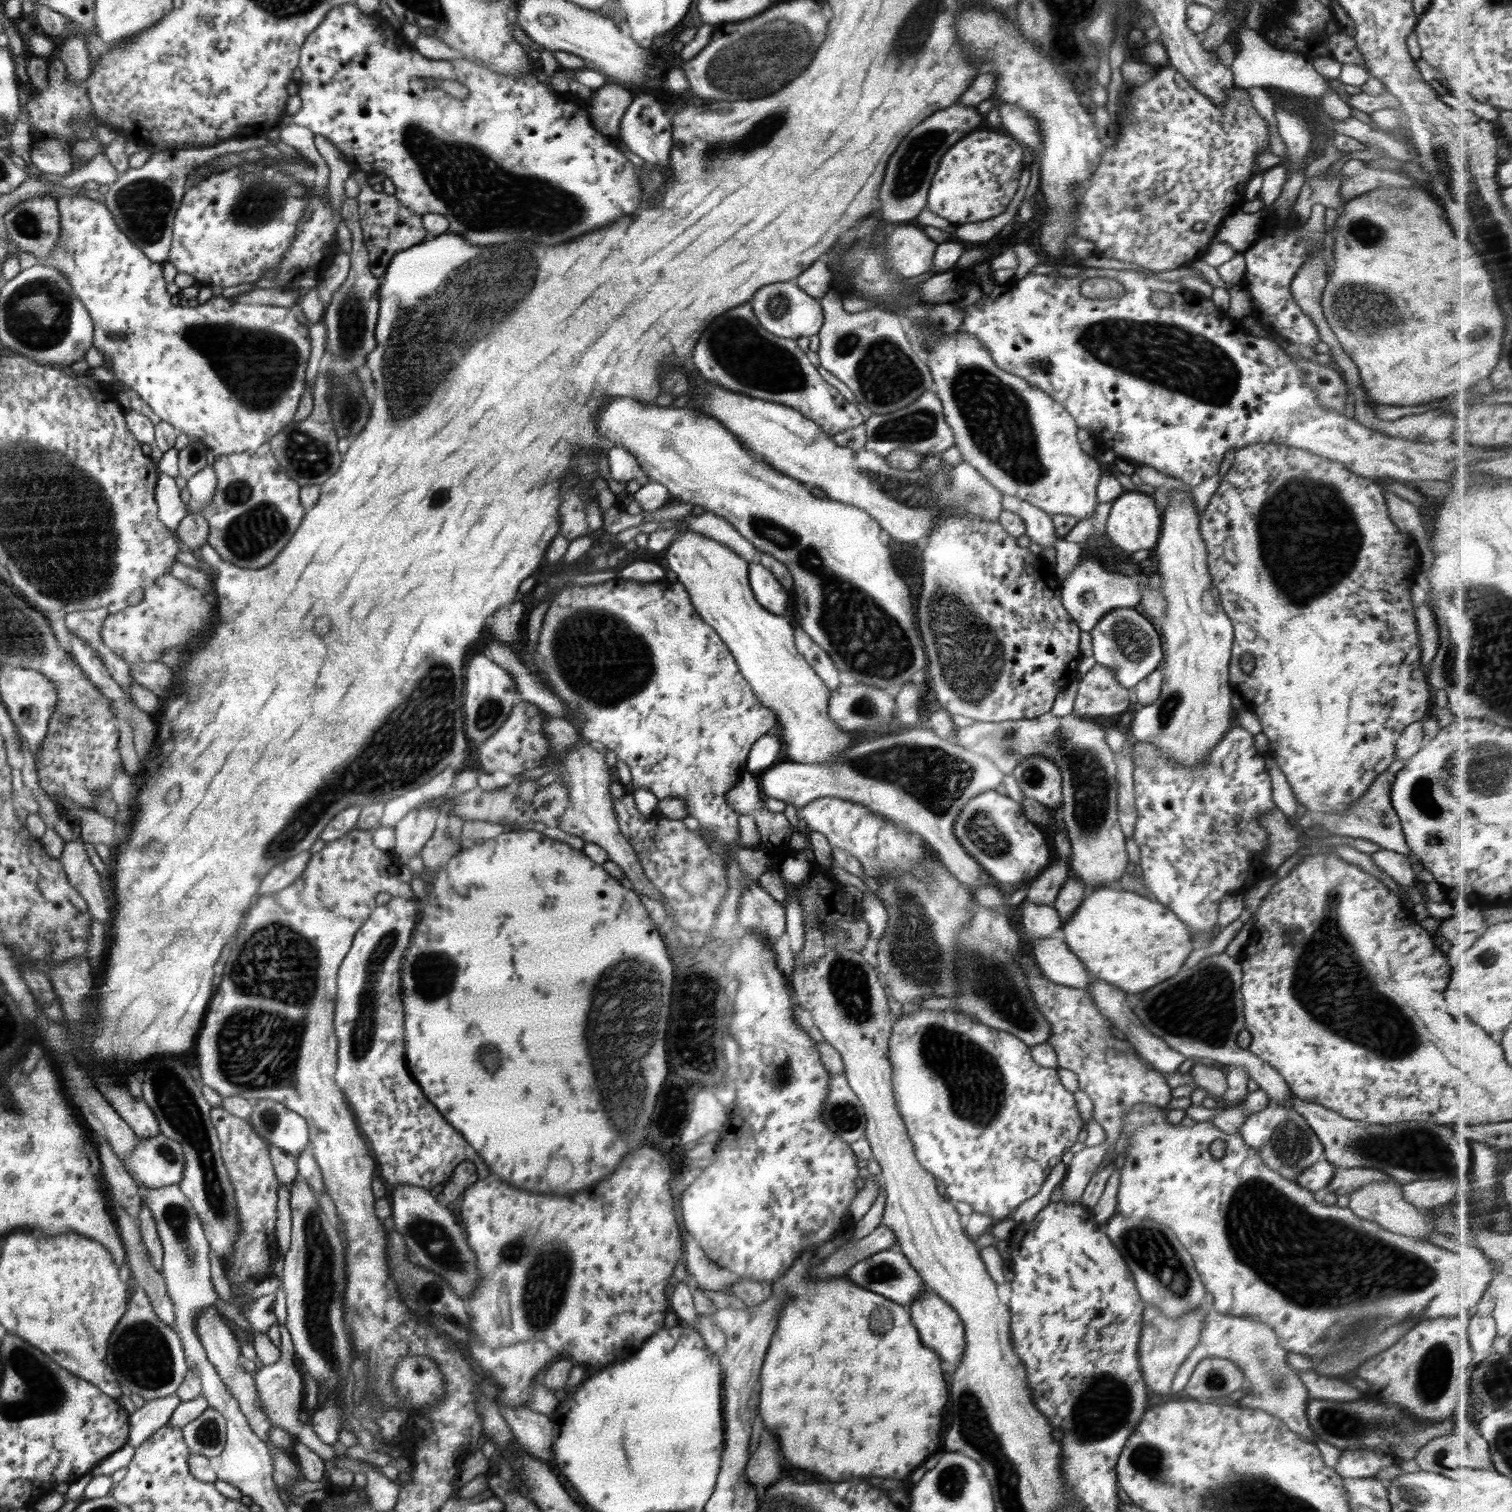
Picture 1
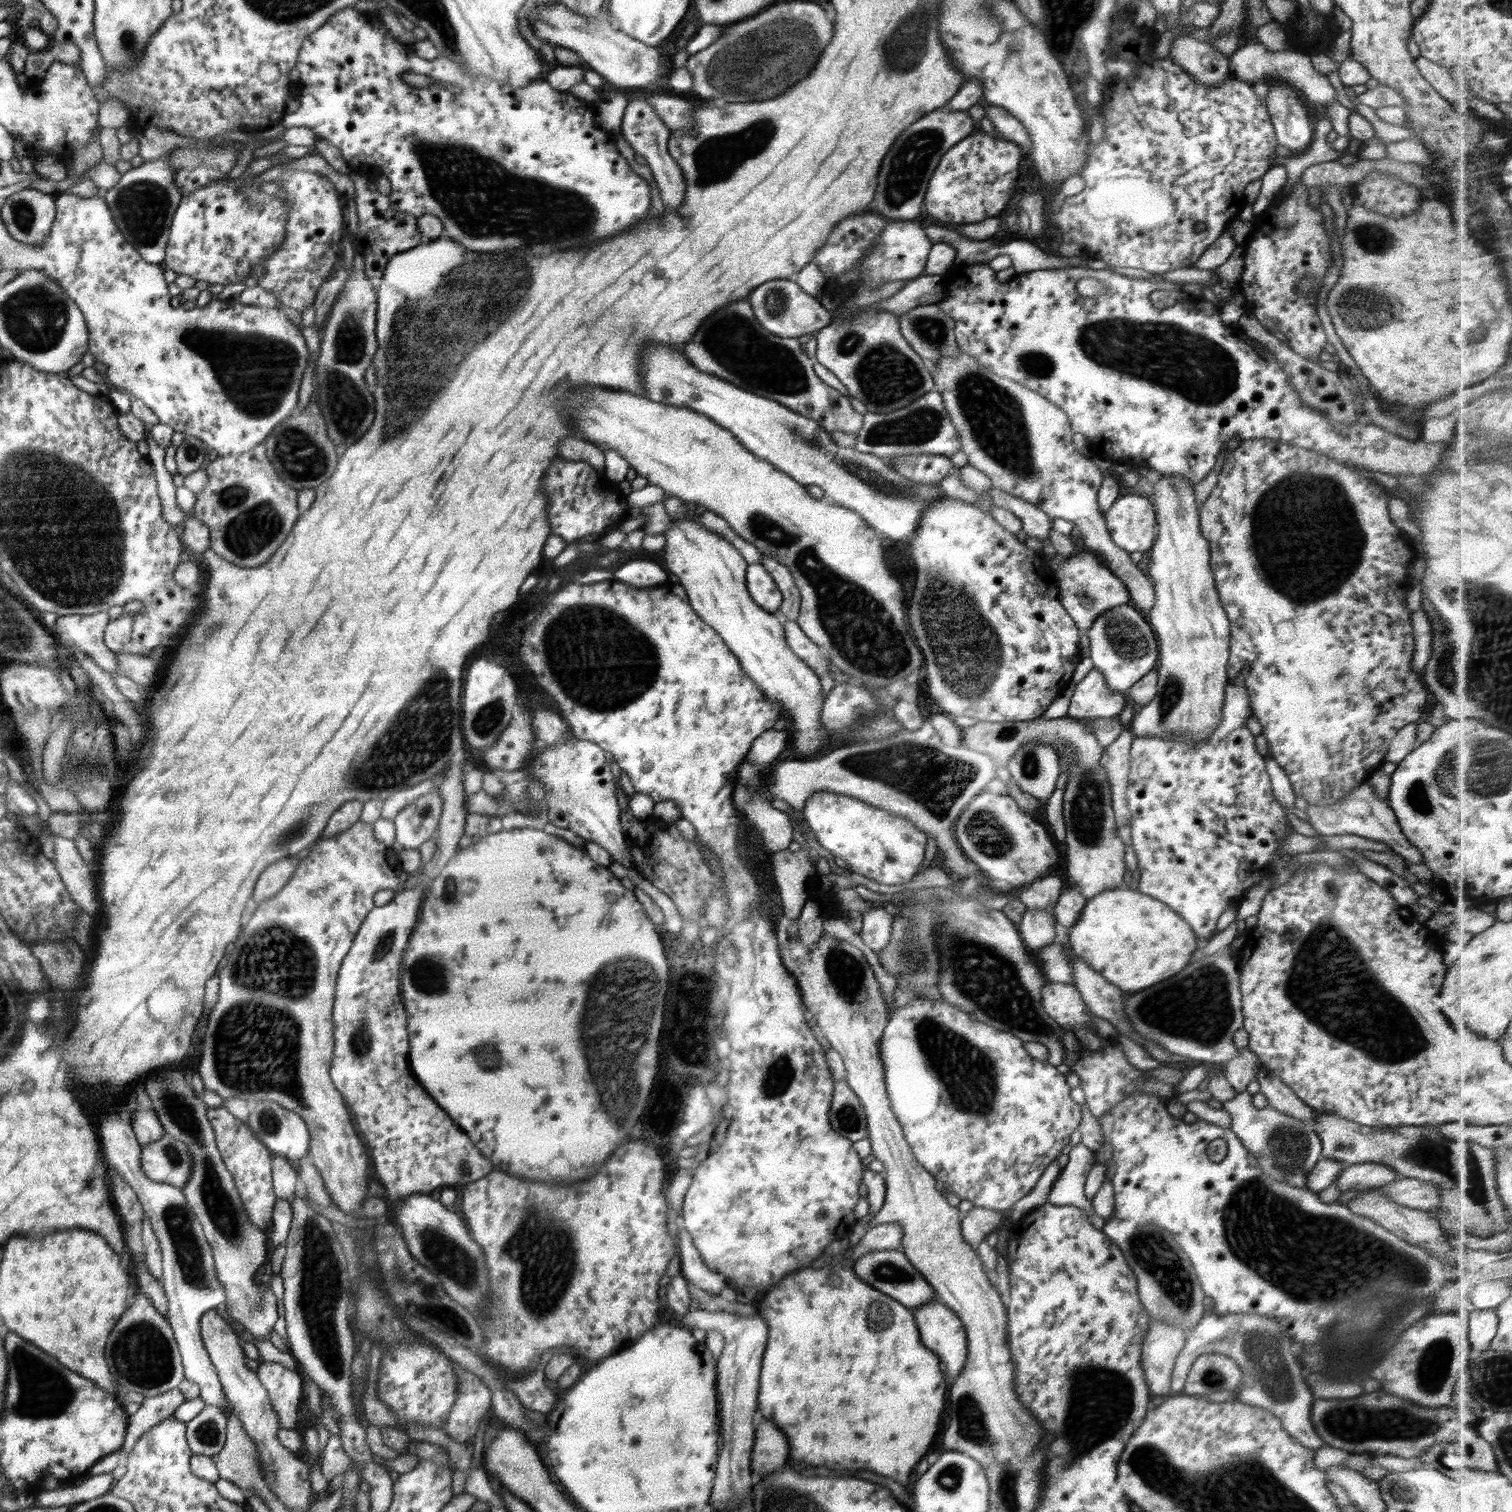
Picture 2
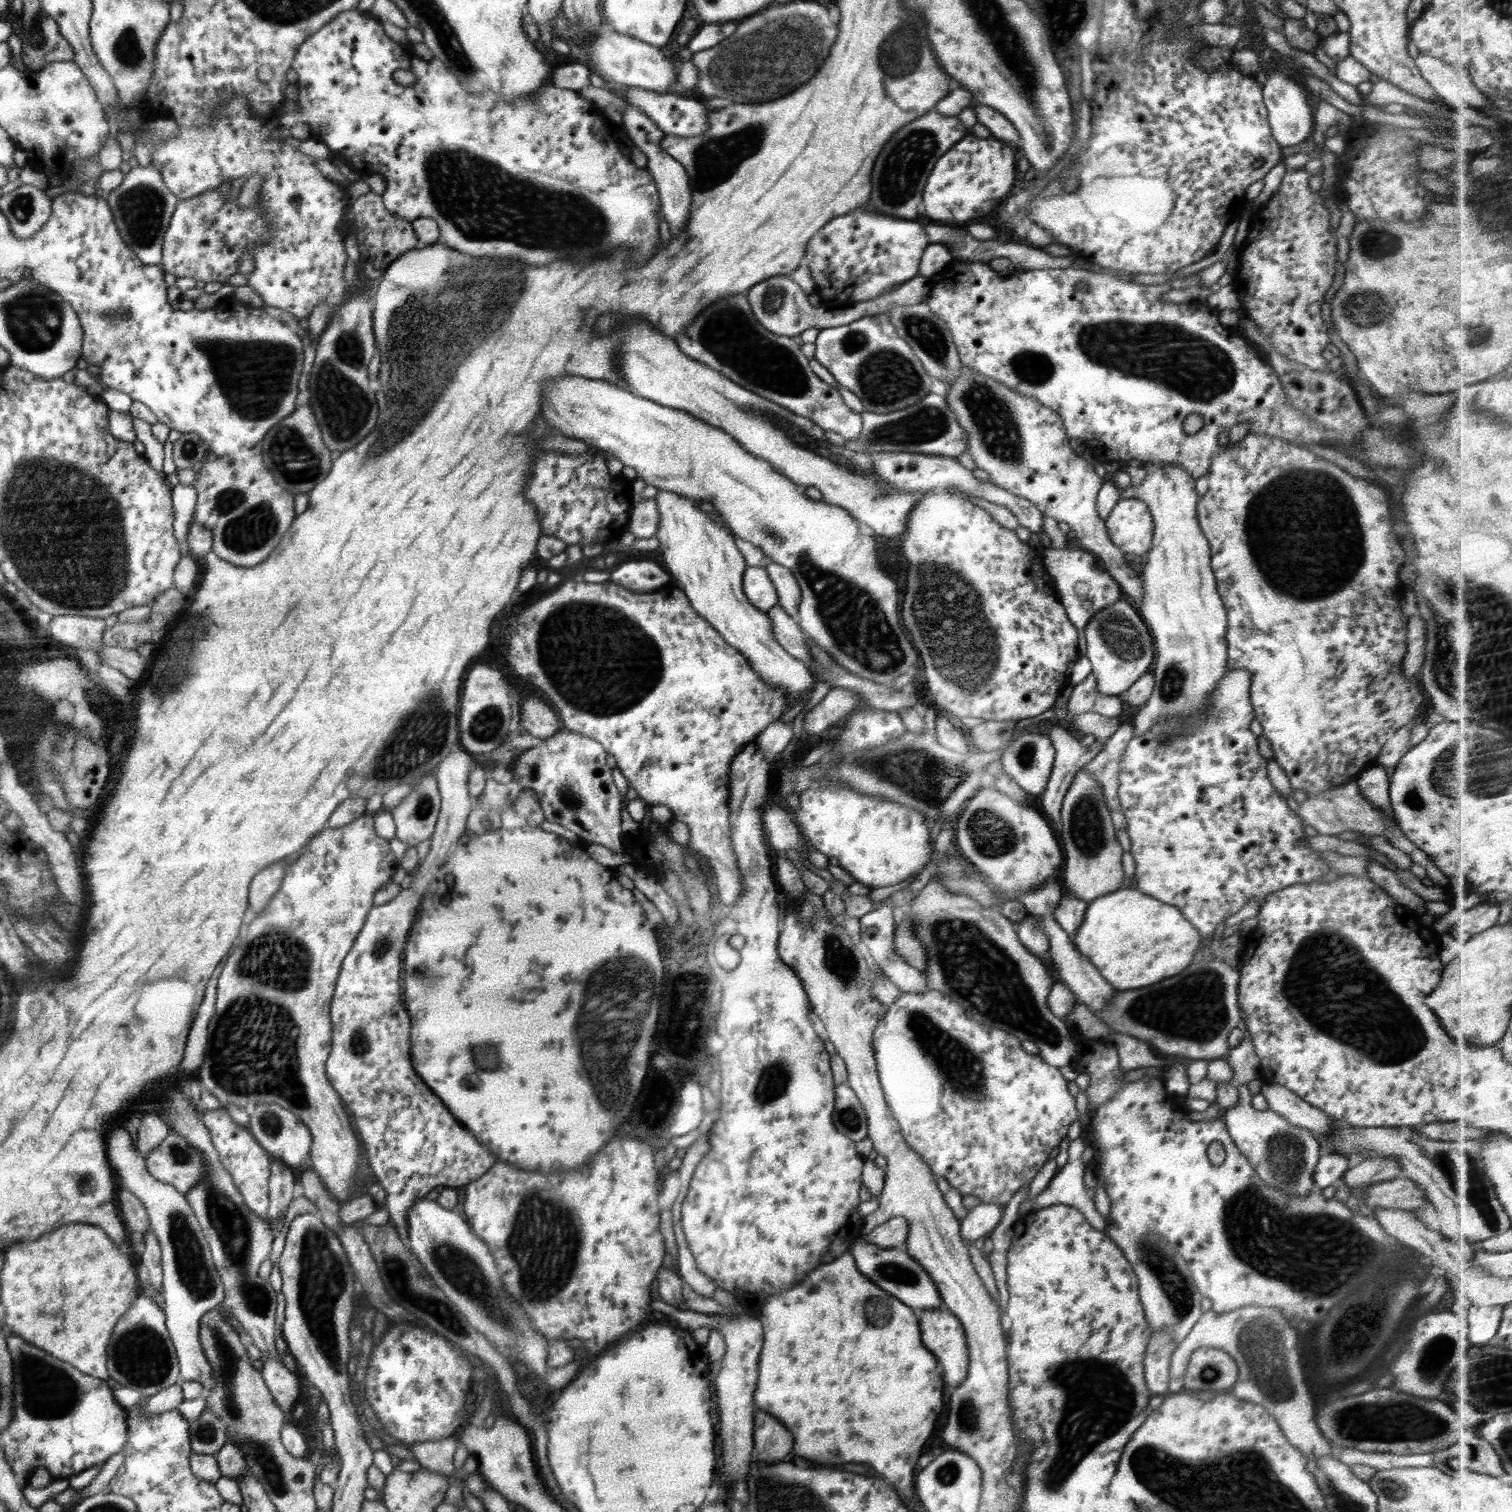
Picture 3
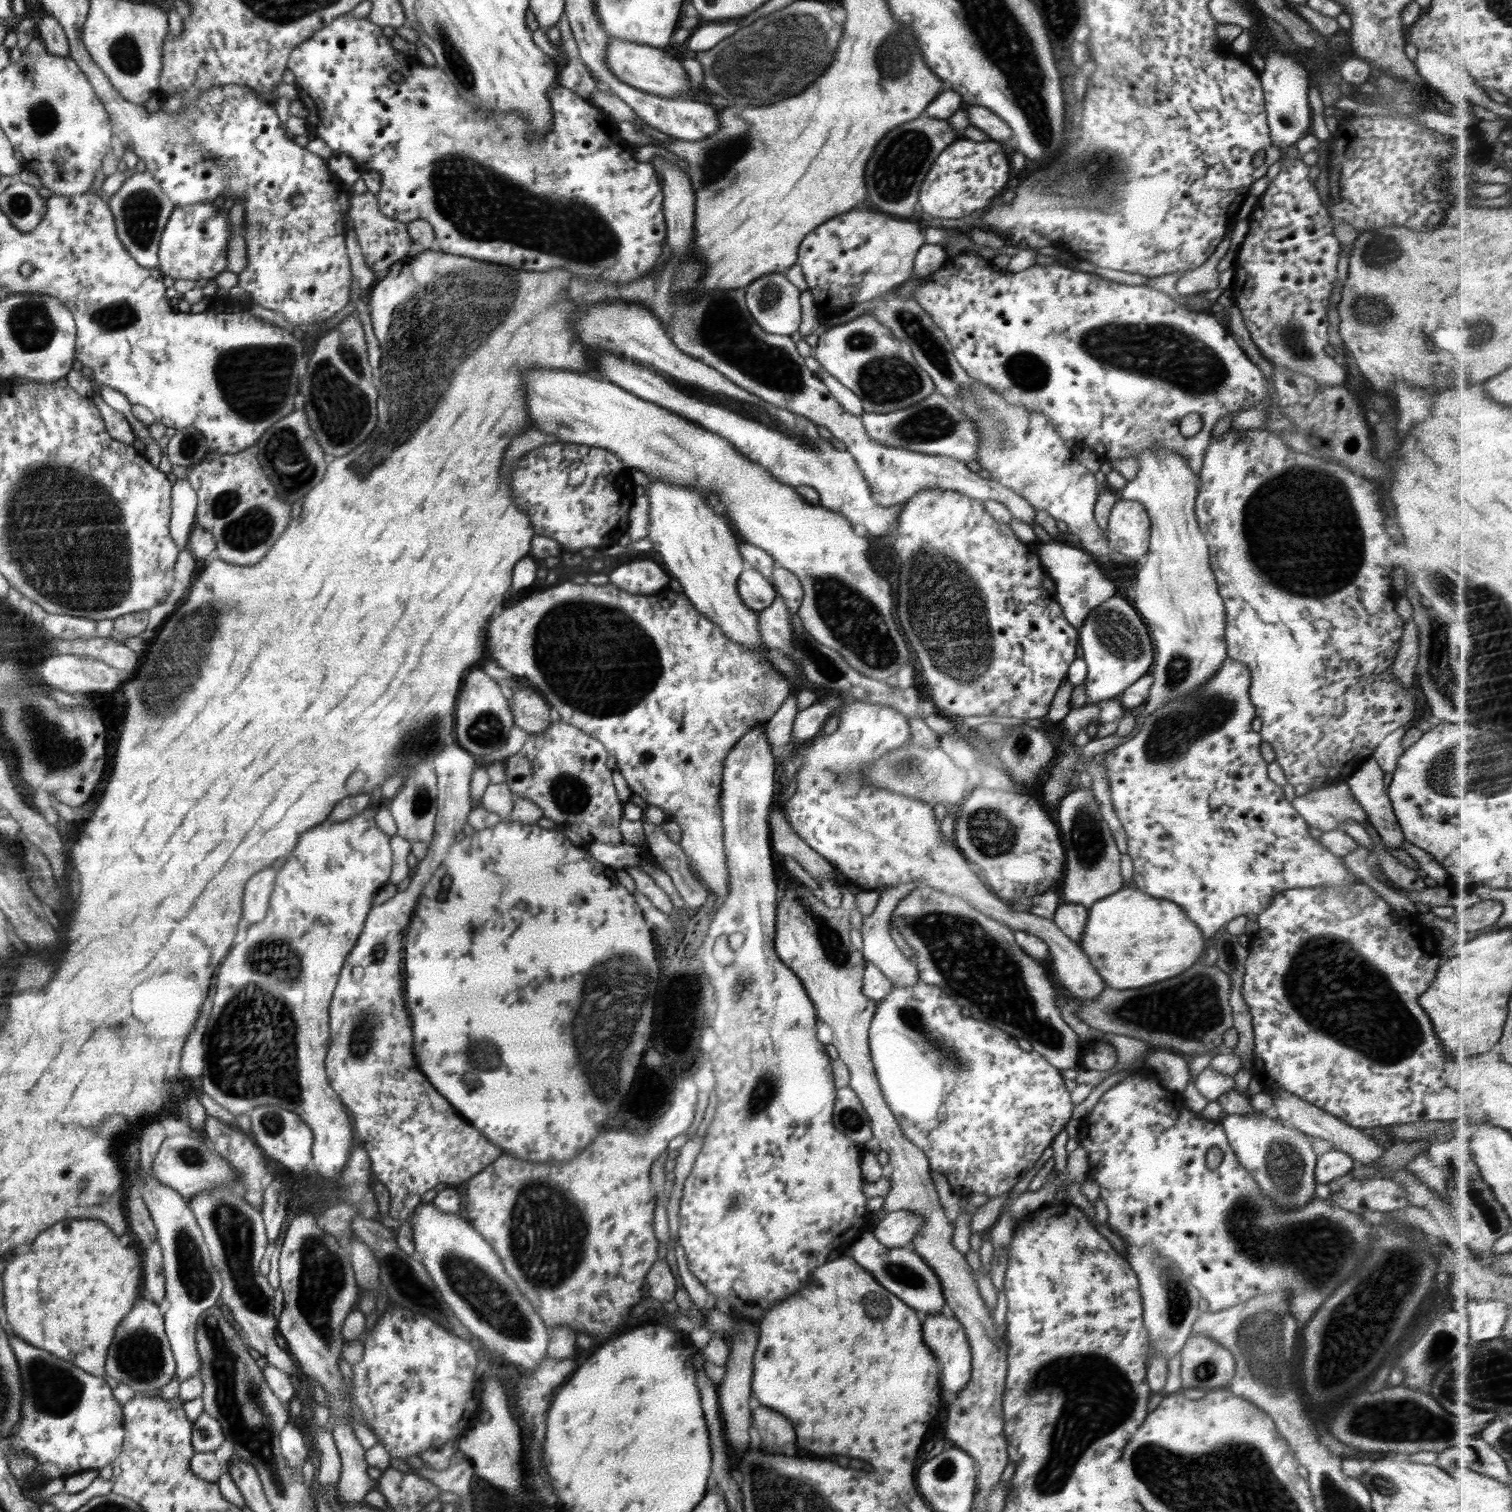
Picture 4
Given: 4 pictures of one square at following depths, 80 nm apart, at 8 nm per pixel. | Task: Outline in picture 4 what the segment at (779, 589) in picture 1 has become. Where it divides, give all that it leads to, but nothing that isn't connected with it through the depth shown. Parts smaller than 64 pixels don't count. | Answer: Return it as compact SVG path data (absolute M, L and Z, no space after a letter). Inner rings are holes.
M744 569L738 581L736 590L742 602L755 613L768 608L775 599L775 588L768 584L766 578L754 569Z

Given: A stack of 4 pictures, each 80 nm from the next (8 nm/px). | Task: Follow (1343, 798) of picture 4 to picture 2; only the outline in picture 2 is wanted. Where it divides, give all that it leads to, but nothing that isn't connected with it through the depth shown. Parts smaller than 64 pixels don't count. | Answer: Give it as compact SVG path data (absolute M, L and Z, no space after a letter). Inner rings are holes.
M1364 781L1339 802L1326 806L1309 804L1305 810L1308 815L1307 822L1319 832L1320 836L1356 834L1356 836L1370 838L1370 840L1376 840L1376 842L1384 842L1394 854L1400 855L1408 865L1422 863L1422 853L1413 844L1410 844L1410 841L1401 831L1396 815L1389 803L1378 798L1372 787L1373 784Z

